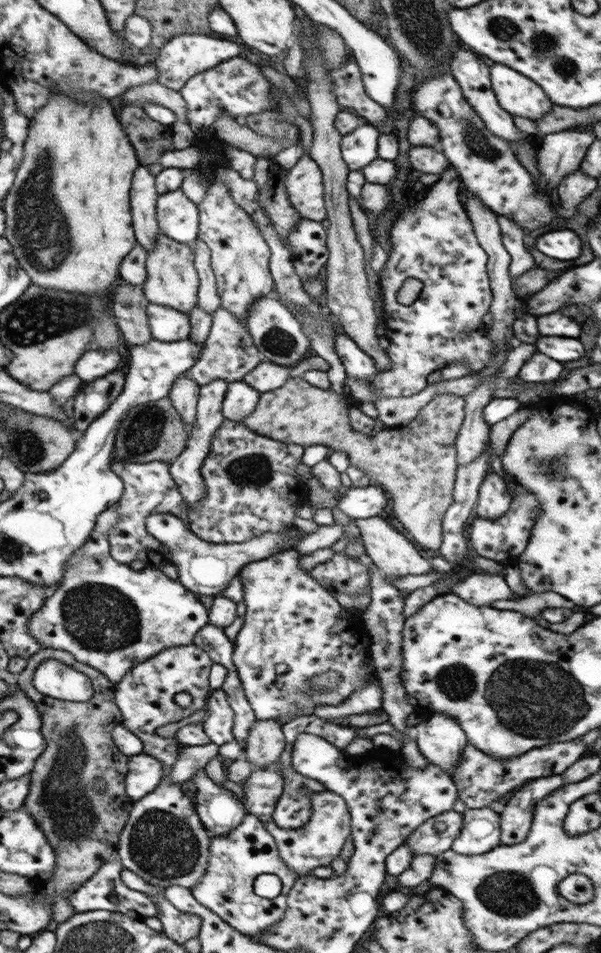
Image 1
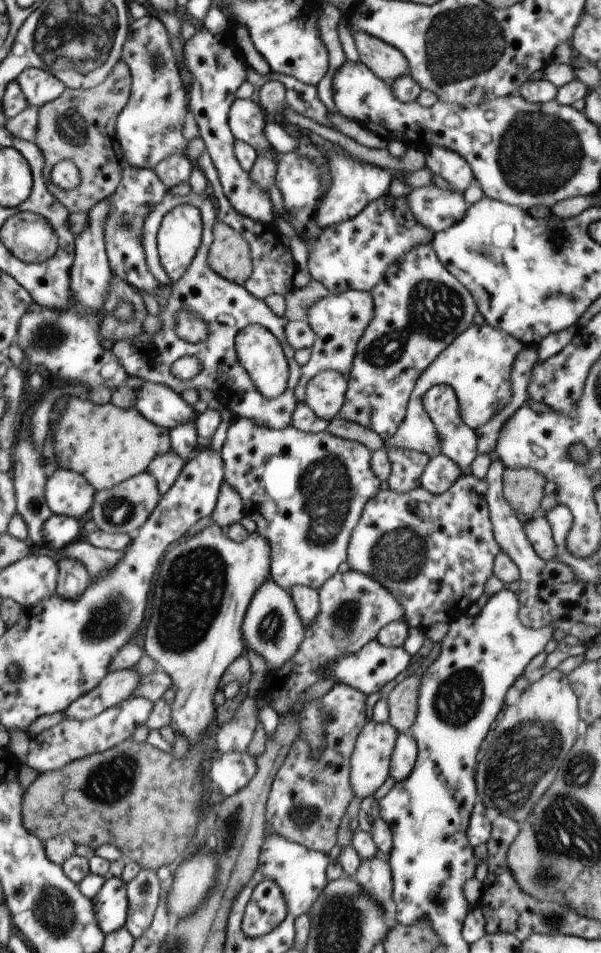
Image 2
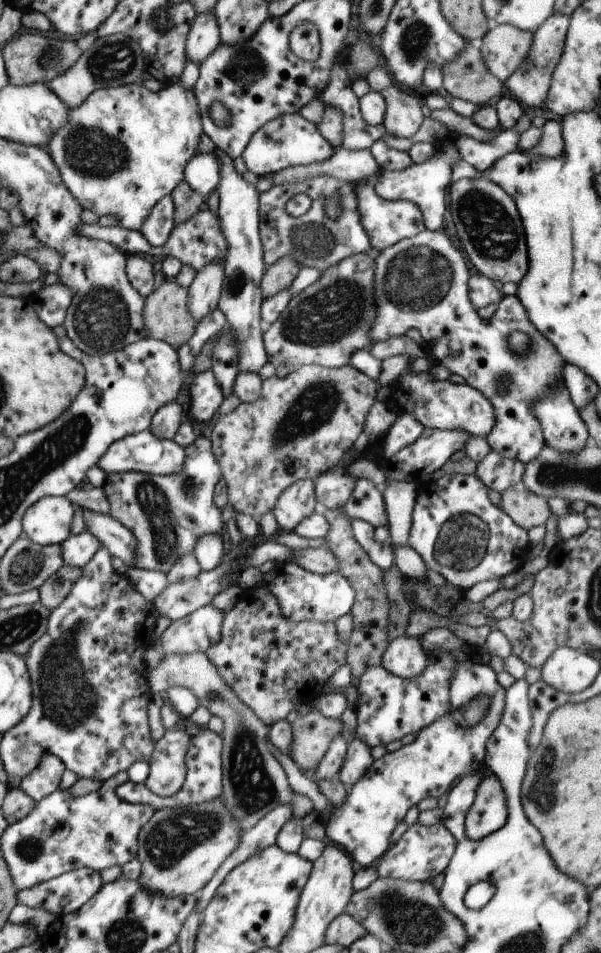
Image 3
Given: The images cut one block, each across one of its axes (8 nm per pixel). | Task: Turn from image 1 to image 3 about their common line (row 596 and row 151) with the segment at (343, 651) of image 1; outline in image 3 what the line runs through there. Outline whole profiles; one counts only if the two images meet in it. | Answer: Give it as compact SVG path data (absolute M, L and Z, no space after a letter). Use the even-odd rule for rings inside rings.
M297 112L285 113L266 122L252 136L251 142L244 148L241 158L246 170L250 170L258 177L263 177L287 167L326 161L333 153L332 145L319 134L316 126Z

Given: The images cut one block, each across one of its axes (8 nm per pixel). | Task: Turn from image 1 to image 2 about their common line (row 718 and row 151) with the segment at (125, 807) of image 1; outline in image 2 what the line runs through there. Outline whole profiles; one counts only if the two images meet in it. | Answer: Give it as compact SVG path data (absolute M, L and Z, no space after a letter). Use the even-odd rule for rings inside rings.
M120 60L112 68L111 74L96 87L90 89L65 88L55 100L37 108L38 119L36 120L33 142L44 155L43 175L48 181L48 191L68 209L69 213L88 212L93 204L107 198L120 184L124 164L123 154L116 140L116 116L124 110L124 106L128 103L128 98L131 94L131 80L132 77L128 66ZM62 160L70 160L76 166L79 175L78 185L71 187L68 191L63 191L51 183L49 178L52 168Z

